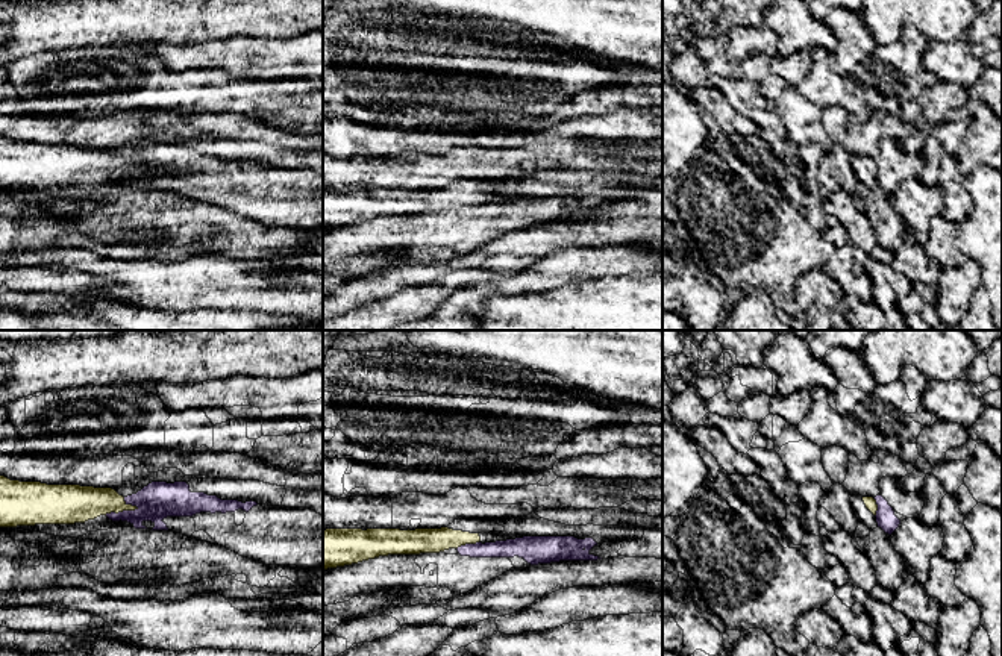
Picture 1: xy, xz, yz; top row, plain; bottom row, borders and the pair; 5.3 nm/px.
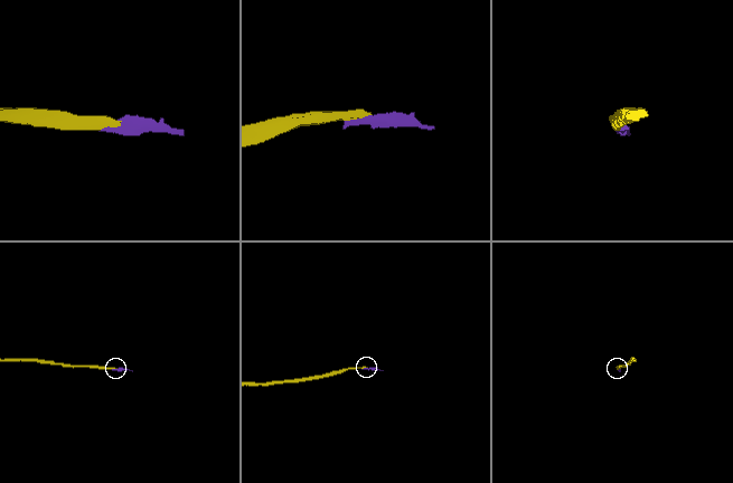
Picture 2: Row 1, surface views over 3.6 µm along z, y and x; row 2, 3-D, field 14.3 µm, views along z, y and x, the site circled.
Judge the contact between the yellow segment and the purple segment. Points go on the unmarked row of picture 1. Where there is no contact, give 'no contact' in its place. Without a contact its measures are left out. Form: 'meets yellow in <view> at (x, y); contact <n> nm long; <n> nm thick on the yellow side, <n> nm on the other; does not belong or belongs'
meets yellow in xy at (122, 171); contact 190 nm long; 200 nm thick on the yellow side, 200 nm on the other; does not belong

